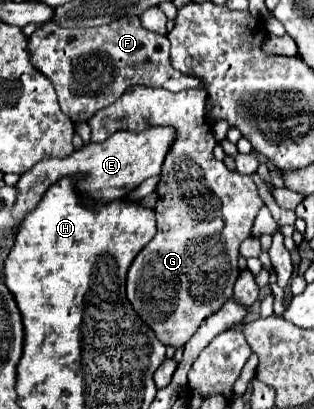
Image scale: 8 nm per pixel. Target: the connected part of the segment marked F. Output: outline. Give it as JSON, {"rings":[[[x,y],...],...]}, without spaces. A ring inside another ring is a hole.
{"rings":[[[127,16],[119,18],[107,26],[99,28],[59,28],[53,22],[43,24],[39,30],[35,30],[29,36],[29,50],[33,66],[39,68],[55,86],[55,92],[59,96],[59,106],[73,122],[77,120],[89,120],[97,110],[113,104],[129,86],[149,86],[149,88],[165,88],[169,92],[179,92],[187,88],[203,88],[201,80],[195,76],[187,76],[177,72],[171,66],[169,60],[169,40],[163,34],[151,32],[141,26],[139,16]]]}

